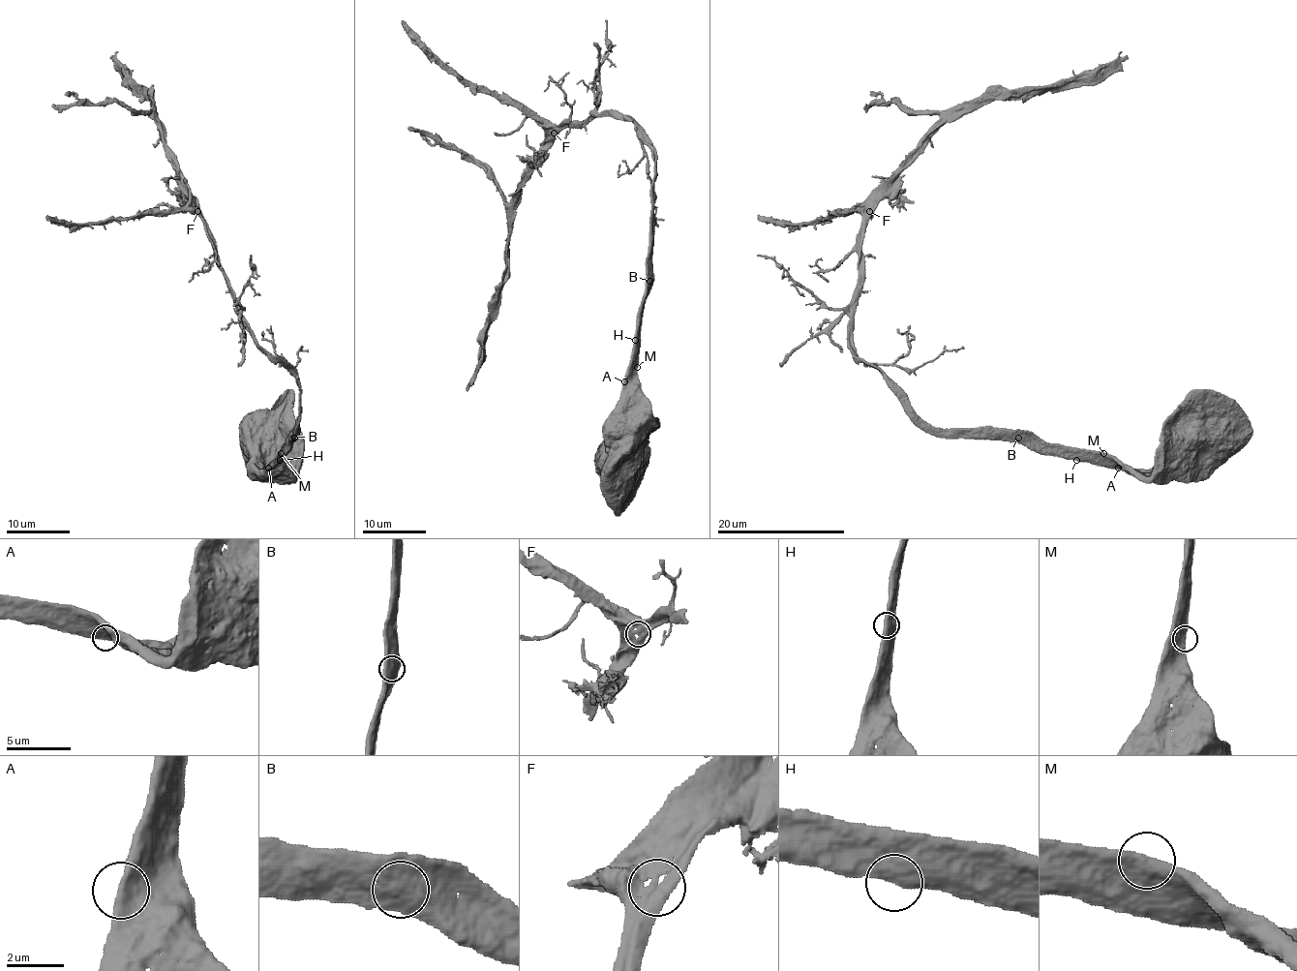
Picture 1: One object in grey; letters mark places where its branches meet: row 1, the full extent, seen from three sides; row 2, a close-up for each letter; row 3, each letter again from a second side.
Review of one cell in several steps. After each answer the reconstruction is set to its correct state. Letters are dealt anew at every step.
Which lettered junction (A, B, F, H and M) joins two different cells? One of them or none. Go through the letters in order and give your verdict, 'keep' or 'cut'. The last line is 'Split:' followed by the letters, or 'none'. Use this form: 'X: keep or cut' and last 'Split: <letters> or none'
A: keep
B: keep
F: keep
H: keep
M: keep
Split: none

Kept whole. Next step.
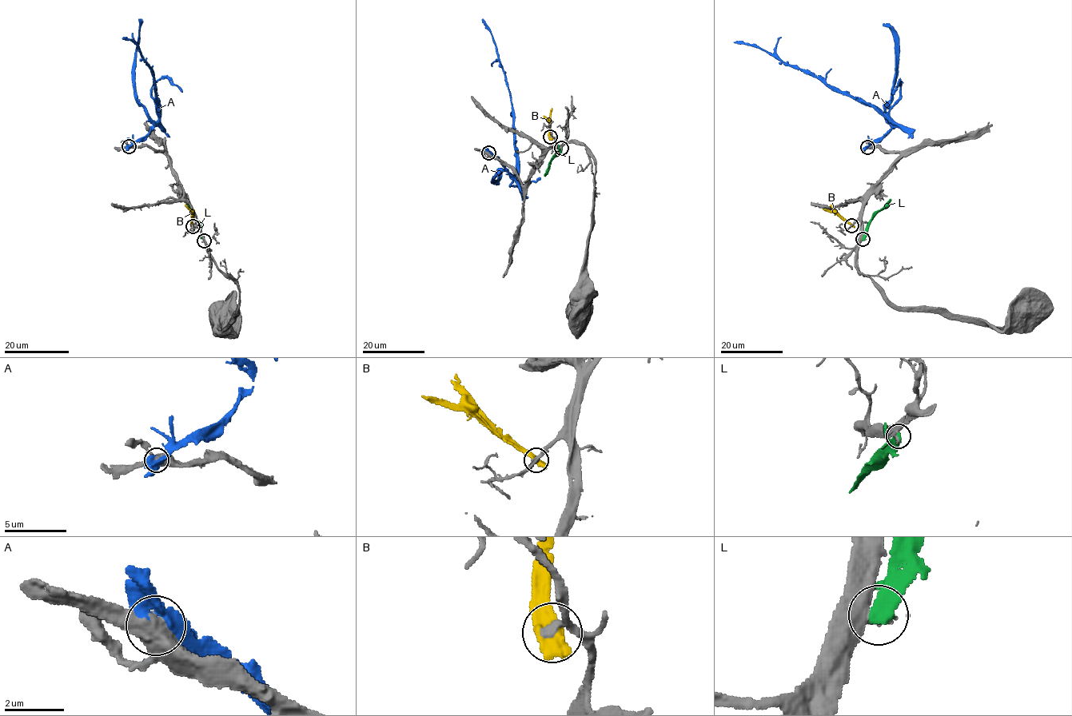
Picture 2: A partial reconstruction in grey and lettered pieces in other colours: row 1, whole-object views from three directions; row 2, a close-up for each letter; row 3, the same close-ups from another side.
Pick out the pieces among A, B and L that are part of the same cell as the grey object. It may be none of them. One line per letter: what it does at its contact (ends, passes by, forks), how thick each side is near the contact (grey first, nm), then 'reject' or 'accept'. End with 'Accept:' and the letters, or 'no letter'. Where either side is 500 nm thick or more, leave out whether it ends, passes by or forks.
A: 600/480 nm | reject
B: 240/550 nm | reject
L: it ends | 300/400 nm | reject
Accept: no letter

